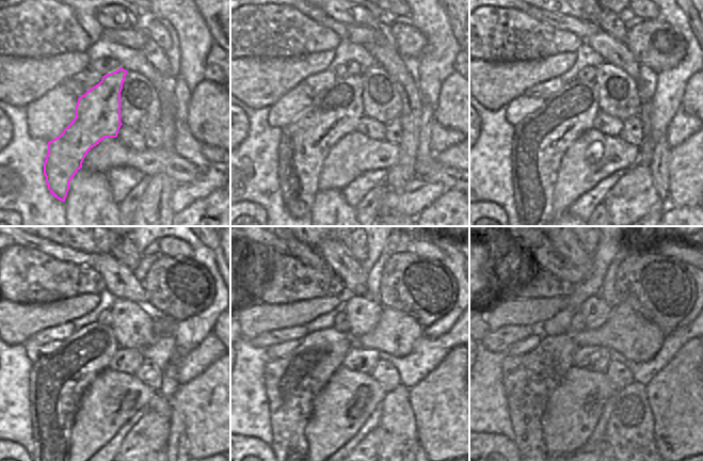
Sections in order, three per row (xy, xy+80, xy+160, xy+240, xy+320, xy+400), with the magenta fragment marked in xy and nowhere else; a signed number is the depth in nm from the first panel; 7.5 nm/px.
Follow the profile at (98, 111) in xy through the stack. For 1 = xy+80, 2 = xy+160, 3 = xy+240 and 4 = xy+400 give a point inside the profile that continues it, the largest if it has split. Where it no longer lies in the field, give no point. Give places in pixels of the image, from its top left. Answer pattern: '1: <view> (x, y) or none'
1: xy+80 (305, 142)
2: xy+160 (540, 140)
3: xy+240 (58, 381)
4: xy+400 (529, 379)

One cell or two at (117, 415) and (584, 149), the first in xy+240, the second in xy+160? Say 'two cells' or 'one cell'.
one cell

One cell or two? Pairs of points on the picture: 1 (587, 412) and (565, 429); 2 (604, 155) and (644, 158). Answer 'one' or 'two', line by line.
1: one
2: two

